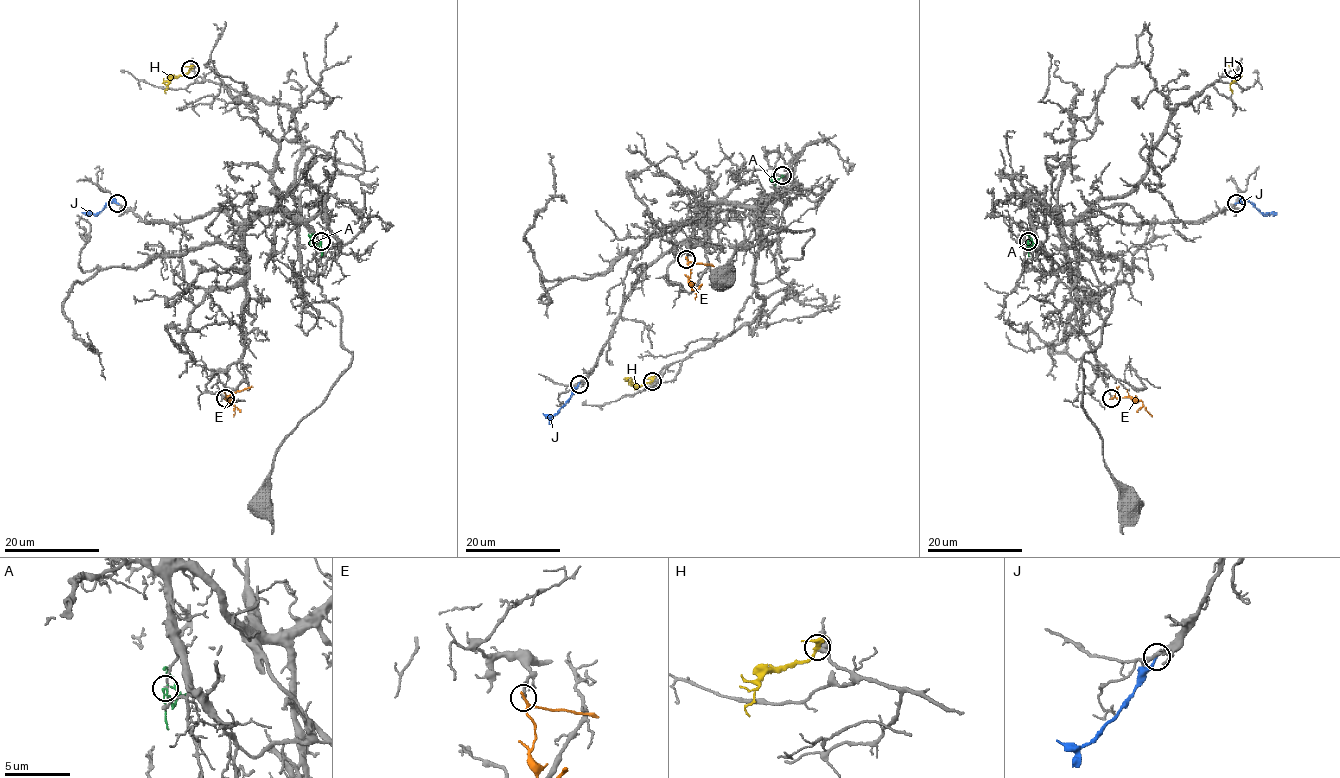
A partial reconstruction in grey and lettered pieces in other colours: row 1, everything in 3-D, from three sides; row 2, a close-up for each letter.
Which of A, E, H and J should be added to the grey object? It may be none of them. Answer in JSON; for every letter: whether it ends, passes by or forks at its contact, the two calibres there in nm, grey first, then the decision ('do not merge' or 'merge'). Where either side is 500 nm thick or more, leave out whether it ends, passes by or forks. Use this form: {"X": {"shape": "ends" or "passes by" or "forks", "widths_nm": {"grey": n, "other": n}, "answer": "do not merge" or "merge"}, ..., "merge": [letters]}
{"A": {"shape": "passes by", "widths_nm": {"grey": 180, "other": 150}, "answer": "merge"}, "E": {"shape": "passes by", "widths_nm": {"grey": 200, "other": 170}, "answer": "do not merge"}, "H": {"shape": "forks", "widths_nm": {"grey": 240, "other": 240}, "answer": "do not merge"}, "J": {"shape": "ends", "widths_nm": {"grey": 280, "other": 200}, "answer": "do not merge"}, "merge": ["A"]}

